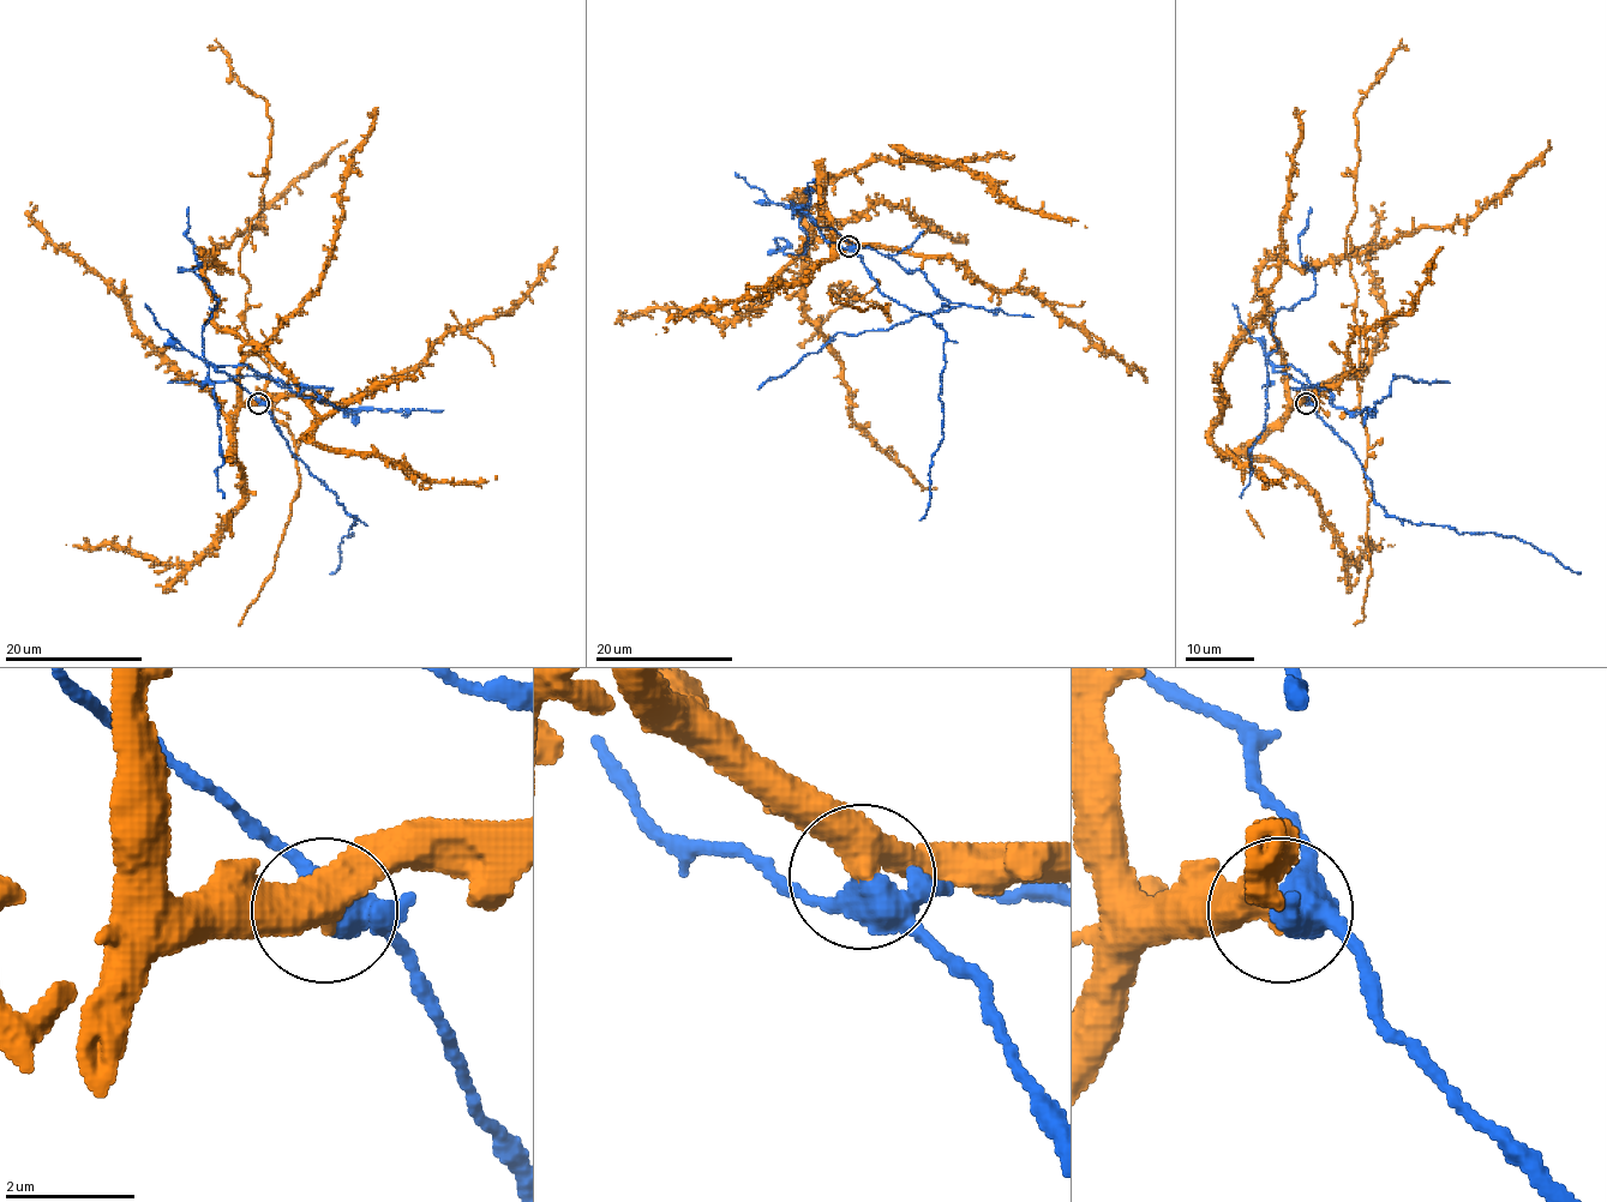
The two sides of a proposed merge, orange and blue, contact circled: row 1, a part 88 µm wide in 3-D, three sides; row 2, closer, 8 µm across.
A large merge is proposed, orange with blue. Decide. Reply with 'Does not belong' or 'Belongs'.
Does not belong

